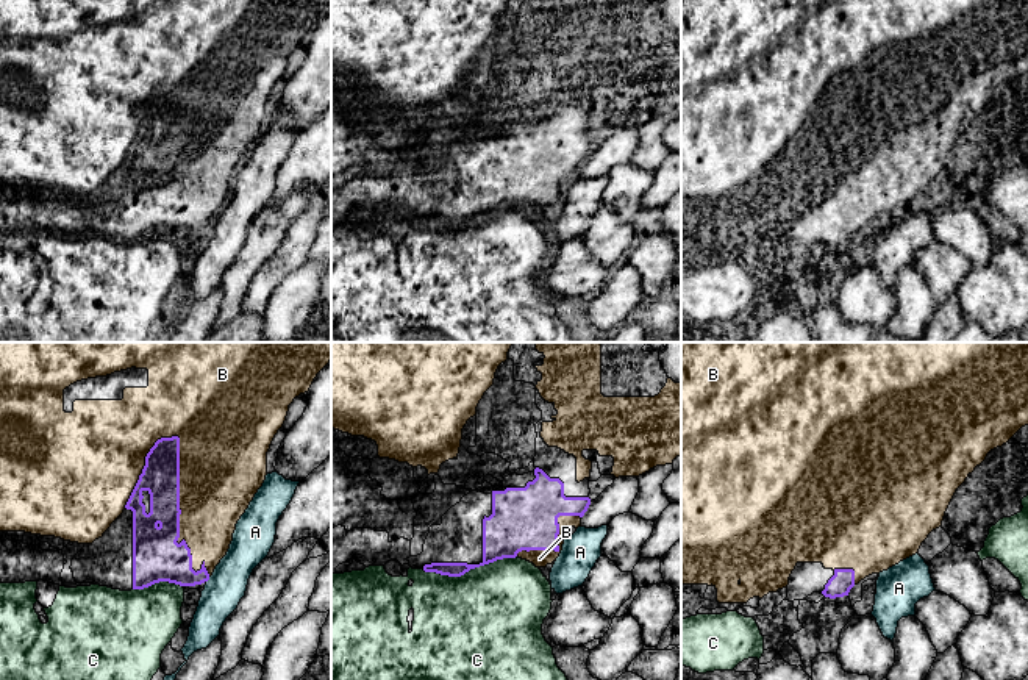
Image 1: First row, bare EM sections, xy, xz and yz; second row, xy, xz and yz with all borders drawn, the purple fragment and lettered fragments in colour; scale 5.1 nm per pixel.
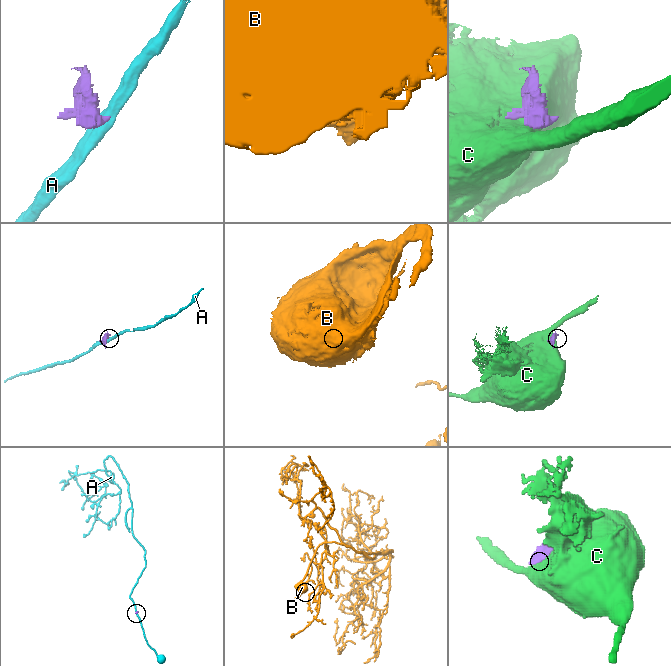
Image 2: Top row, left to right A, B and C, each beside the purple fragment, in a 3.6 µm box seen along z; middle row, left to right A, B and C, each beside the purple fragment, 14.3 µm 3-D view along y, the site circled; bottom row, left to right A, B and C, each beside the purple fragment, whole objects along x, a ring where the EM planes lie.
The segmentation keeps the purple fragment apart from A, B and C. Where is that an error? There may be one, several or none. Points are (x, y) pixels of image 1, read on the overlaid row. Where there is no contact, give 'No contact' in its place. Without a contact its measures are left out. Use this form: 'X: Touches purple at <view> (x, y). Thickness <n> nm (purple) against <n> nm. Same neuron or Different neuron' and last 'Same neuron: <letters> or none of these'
A: Touches purple at xy (208, 579). Thickness 220 nm (purple) against 200 nm. Different neuron
B: Touches purple at xy (178, 507). Thickness 240 nm (purple) against 400 nm. Different neuron
C: Touches purple at xz (469, 569). Thickness 220 nm (purple) against 480 nm. Different neuron
Same neuron: none of these

